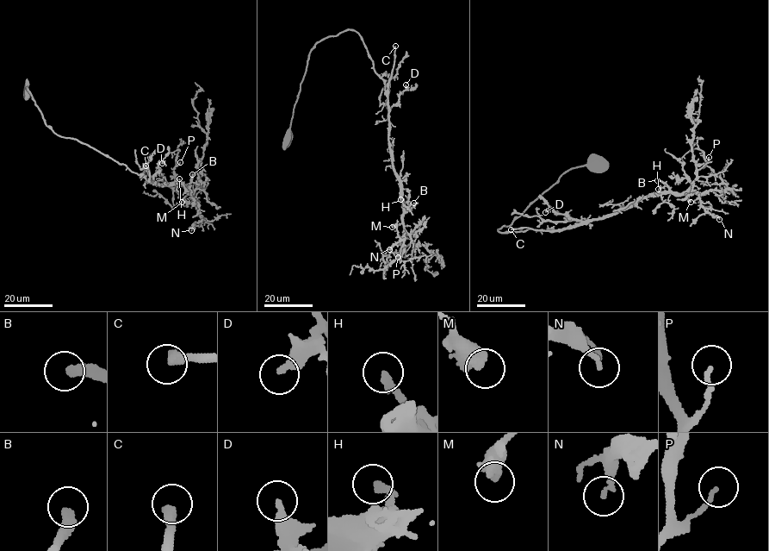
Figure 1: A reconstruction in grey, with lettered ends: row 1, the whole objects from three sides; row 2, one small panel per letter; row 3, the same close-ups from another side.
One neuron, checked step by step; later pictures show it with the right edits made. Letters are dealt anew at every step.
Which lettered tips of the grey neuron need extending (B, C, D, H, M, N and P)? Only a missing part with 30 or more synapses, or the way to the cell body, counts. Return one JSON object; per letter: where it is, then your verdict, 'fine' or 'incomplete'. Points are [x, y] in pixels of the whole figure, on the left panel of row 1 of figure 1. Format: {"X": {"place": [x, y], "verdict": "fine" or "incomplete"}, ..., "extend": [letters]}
{"B": {"place": [192, 174], "verdict": "incomplete"}, "C": {"place": [145, 165], "verdict": "incomplete"}, "D": {"place": [162, 163], "verdict": "fine"}, "H": {"place": [179, 178], "verdict": "incomplete"}, "M": {"place": [182, 202], "verdict": "fine"}, "N": {"place": [191, 230], "verdict": "fine"}, "P": {"place": [180, 162], "verdict": "fine"}, "extend": ["B", "C", "H"]}

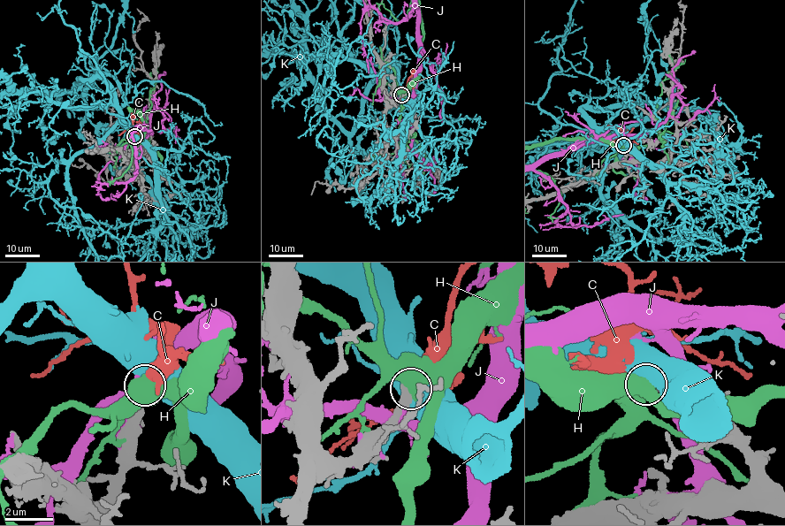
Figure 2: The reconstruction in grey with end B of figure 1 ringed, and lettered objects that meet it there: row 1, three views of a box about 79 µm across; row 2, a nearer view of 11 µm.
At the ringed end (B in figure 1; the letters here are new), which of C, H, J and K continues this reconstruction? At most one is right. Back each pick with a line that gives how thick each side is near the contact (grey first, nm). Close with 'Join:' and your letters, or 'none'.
C: Thickness 380 nm (grey) against 260 nm
Join: C

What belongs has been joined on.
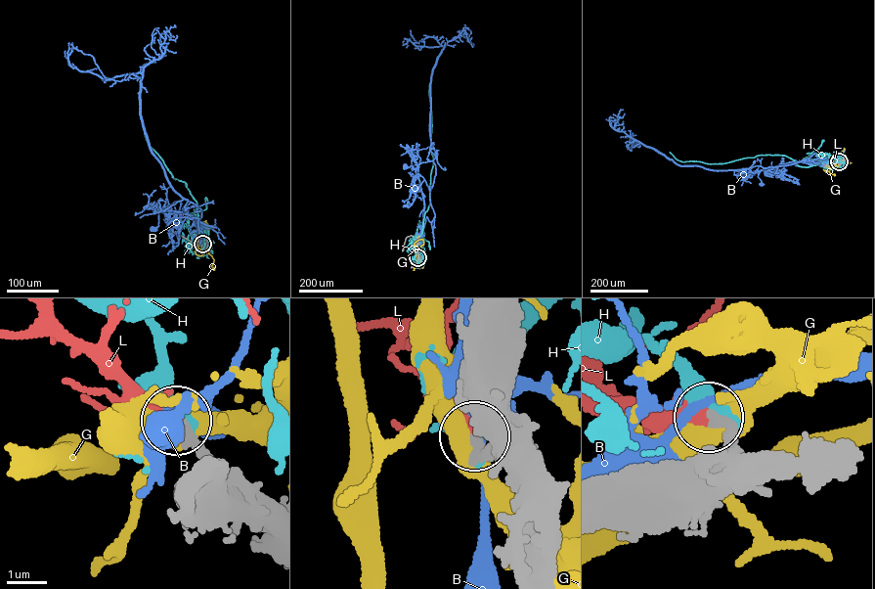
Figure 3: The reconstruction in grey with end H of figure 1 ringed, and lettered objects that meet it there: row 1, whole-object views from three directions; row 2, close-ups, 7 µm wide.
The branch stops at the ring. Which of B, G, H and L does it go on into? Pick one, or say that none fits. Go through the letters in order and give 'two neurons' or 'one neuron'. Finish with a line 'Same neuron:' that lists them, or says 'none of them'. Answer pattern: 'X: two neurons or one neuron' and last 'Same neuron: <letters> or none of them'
B: two neurons
G: two neurons
H: two neurons
L: one neuron
Same neuron: L

